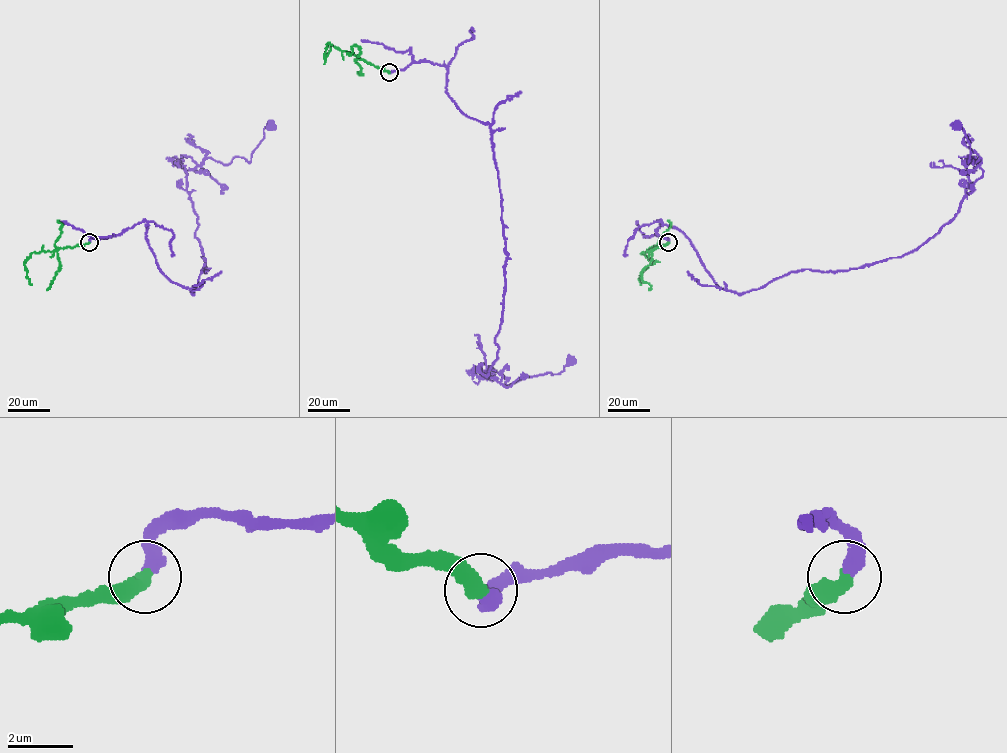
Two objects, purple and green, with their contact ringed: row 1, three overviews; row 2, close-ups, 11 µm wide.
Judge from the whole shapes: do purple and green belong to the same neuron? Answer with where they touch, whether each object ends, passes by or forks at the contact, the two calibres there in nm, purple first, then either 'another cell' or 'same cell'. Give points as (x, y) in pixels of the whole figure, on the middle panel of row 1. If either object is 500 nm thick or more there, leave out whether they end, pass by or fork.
place (389, 72); calibres 460 and 500 nm; same cell

